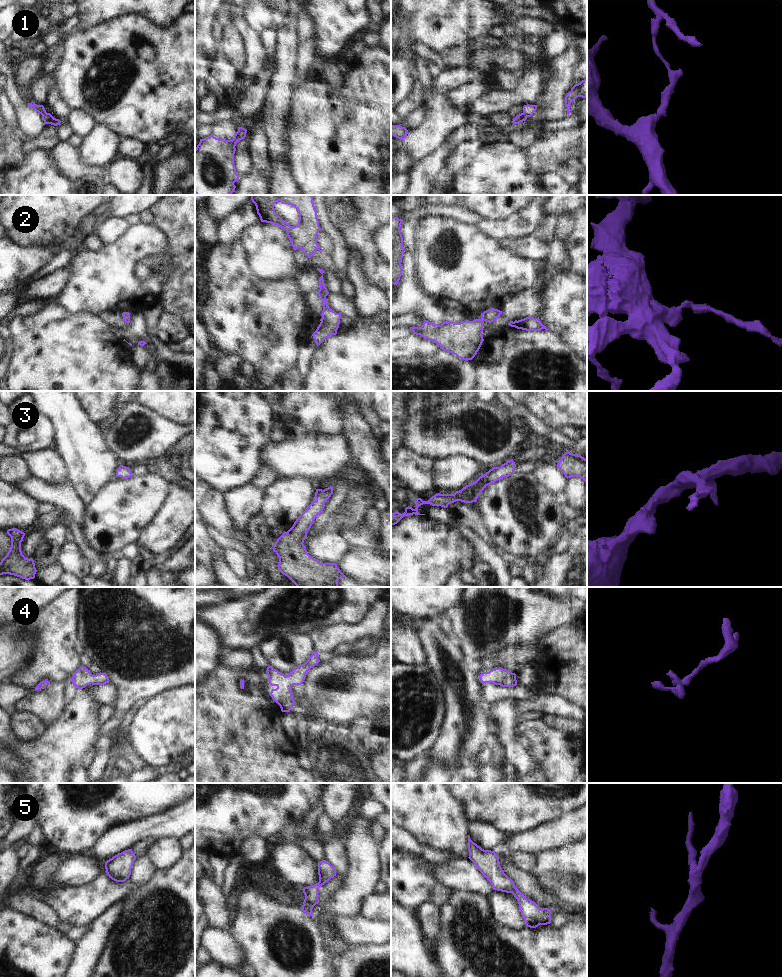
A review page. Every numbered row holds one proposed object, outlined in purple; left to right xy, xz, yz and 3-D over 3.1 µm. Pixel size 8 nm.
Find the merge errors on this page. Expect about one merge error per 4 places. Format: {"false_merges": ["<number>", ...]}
{"false_merges": []}

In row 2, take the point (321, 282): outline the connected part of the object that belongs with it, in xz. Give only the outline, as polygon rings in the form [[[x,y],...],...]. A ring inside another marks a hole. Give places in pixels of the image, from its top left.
[[[317,268],[322,274],[319,278],[320,289],[318,291],[318,296],[323,302],[323,311],[321,313],[322,318],[320,319],[320,324],[316,331],[312,334],[316,345],[320,345],[326,338],[336,335],[339,328],[341,314],[333,311],[327,304],[326,296],[329,294],[327,288],[325,287],[323,280],[324,270]]]

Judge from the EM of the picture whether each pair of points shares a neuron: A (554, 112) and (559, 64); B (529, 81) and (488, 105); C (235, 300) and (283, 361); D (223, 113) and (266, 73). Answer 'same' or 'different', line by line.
A: same
B: same
C: same
D: same

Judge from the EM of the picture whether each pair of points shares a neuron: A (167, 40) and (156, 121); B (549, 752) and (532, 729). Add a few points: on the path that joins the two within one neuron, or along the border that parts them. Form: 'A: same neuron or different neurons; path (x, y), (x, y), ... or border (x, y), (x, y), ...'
A: same neuron; path (167, 60), (167, 90), (156, 101)
B: same neuron; path (549, 746), (538, 735)

